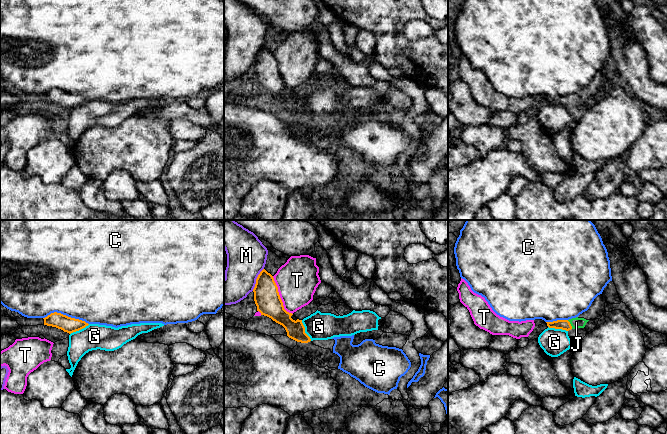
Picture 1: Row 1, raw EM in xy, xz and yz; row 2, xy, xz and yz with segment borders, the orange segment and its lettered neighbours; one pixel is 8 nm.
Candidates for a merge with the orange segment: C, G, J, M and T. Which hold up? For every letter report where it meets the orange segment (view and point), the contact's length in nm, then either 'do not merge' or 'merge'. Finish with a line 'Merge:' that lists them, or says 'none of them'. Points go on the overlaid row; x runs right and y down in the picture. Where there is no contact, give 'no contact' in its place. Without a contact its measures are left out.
C: meets orange in xy at (65, 315); contact 380 nm long; do not merge
G: meets orange in xz at (304, 330); contact 190 nm long; do not merge
J: meets orange in yz at (570, 324); contact 80 nm long; merge
M: meets orange in xz at (256, 279); contact 200 nm long; do not merge
T: meets orange in xz at (279, 296); contact 360 nm long; do not merge
Merge: J

